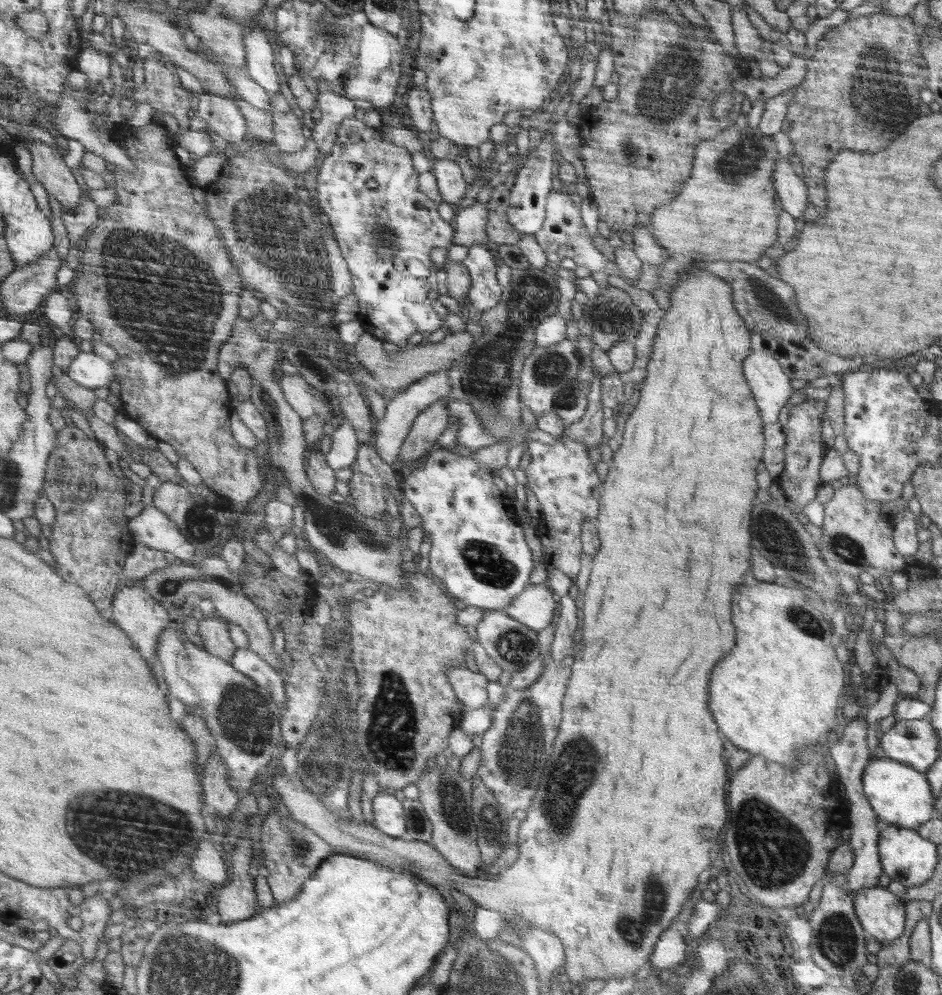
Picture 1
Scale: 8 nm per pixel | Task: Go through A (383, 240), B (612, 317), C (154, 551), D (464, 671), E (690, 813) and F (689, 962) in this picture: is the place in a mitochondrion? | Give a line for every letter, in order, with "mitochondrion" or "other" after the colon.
A: mitochondrion
B: mitochondrion
C: other
D: other
E: other
F: other

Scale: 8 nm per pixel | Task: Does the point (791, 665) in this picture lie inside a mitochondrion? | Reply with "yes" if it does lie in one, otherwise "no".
no

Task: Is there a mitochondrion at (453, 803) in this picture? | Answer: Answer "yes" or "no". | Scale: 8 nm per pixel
yes

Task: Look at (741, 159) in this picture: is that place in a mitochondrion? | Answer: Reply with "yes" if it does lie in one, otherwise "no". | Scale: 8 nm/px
yes

